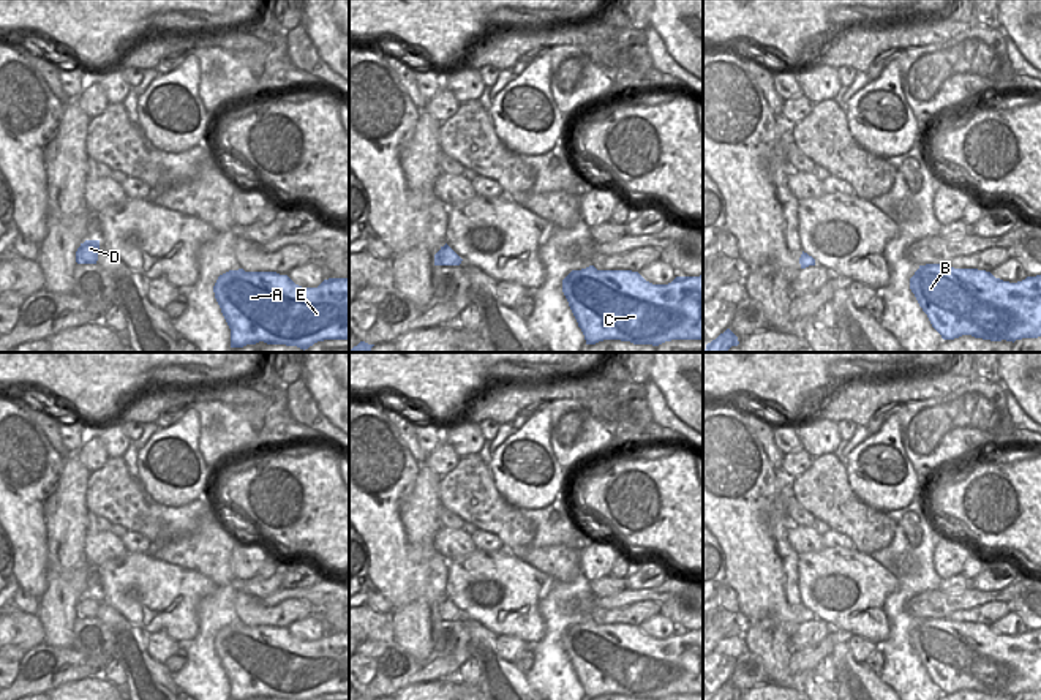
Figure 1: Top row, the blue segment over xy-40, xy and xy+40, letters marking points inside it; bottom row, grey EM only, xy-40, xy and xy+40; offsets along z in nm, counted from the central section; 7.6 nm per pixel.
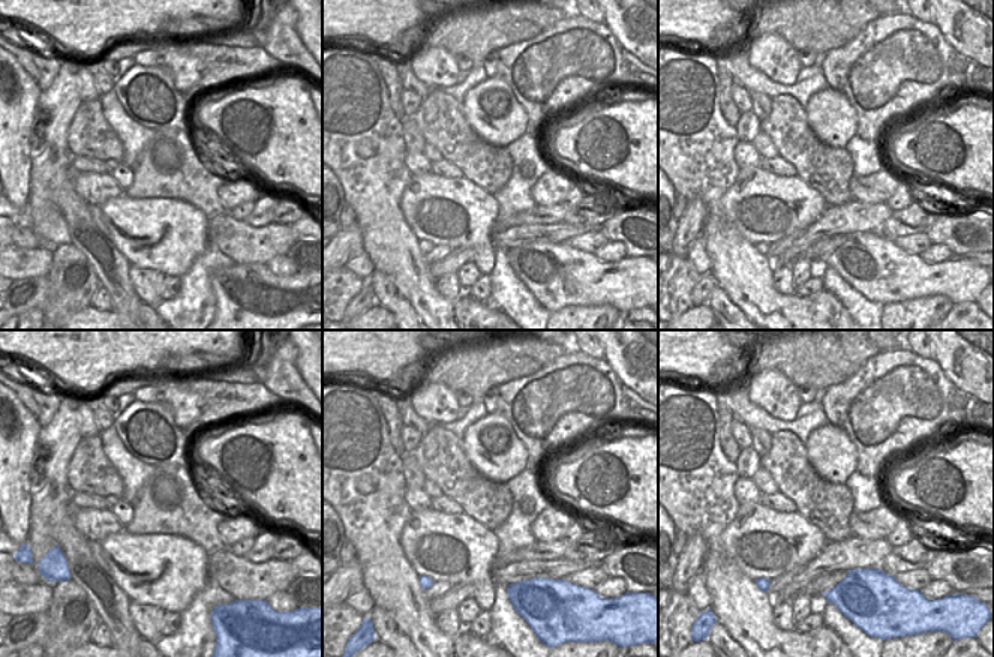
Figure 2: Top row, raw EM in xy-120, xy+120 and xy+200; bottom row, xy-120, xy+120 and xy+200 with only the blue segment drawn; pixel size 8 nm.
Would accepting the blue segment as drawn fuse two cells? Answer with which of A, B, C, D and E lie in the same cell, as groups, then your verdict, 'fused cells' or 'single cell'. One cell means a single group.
groups A B C D E; single cell

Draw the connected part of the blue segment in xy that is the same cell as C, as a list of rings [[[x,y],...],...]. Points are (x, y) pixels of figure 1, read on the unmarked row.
[[[589,619],[572,624],[562,634],[562,646],[586,698],[621,694],[659,700],[671,694],[703,694],[703,629],[676,630],[668,638],[652,638],[638,626],[597,624]]]

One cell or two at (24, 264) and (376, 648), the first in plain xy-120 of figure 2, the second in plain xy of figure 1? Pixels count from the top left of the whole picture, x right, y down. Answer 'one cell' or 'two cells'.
two cells

